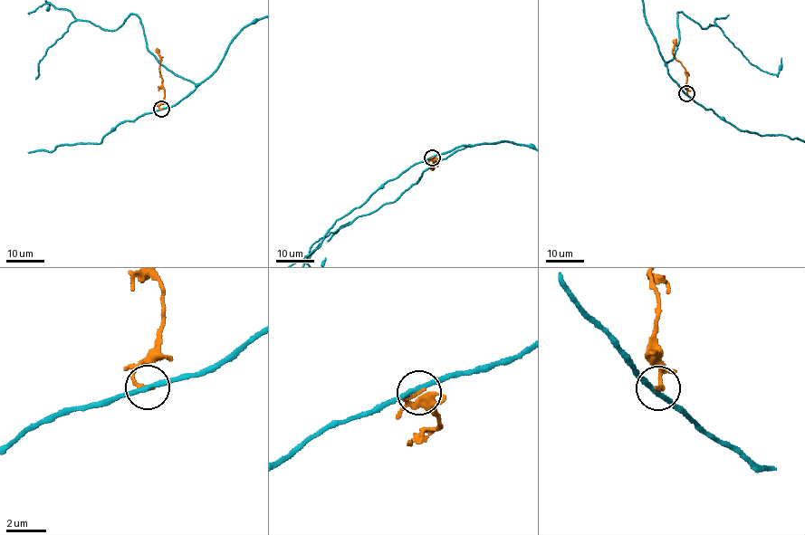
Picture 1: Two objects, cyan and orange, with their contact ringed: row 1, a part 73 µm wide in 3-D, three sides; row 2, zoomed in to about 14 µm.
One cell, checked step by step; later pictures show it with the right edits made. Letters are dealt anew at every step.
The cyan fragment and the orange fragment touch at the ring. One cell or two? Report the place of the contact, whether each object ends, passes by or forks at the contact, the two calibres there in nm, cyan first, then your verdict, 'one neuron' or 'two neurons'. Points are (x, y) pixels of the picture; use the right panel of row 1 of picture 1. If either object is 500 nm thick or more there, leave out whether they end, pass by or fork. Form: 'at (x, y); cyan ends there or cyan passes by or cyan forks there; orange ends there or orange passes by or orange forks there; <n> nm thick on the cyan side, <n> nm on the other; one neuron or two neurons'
at (686, 93); cyan passes by; orange ends there; 240 nm thick on the cyan side, 190 nm on the other; two neurons

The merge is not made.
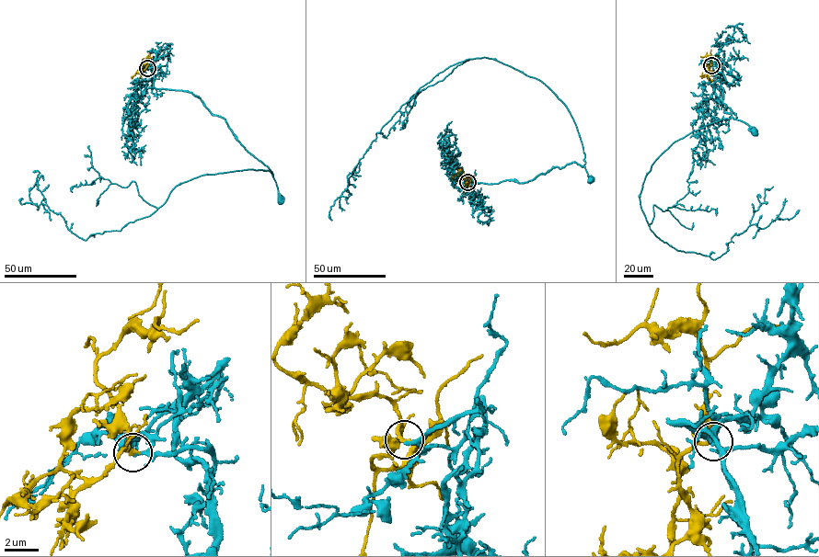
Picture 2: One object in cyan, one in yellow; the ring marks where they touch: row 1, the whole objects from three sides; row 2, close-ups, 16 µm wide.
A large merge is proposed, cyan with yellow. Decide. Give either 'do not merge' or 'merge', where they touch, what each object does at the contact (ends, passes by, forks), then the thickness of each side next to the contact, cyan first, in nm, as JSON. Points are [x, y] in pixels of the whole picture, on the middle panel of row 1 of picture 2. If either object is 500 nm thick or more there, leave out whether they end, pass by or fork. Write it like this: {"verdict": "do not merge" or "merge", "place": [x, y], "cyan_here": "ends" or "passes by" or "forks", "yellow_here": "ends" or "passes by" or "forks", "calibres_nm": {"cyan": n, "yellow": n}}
{"verdict": "merge", "place": [467, 182], "cyan_here": "passes by", "yellow_here": "ends", "calibres_nm": {"cyan": 160, "yellow": 240}}

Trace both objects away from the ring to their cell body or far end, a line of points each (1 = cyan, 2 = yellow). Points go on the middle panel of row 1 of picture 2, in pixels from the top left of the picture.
1: (467, 182), (493, 184), (510, 179), (521, 183), (575, 162), (584, 166), (591, 180)
2: (467, 182), (466, 178), (456, 175), (462, 171)

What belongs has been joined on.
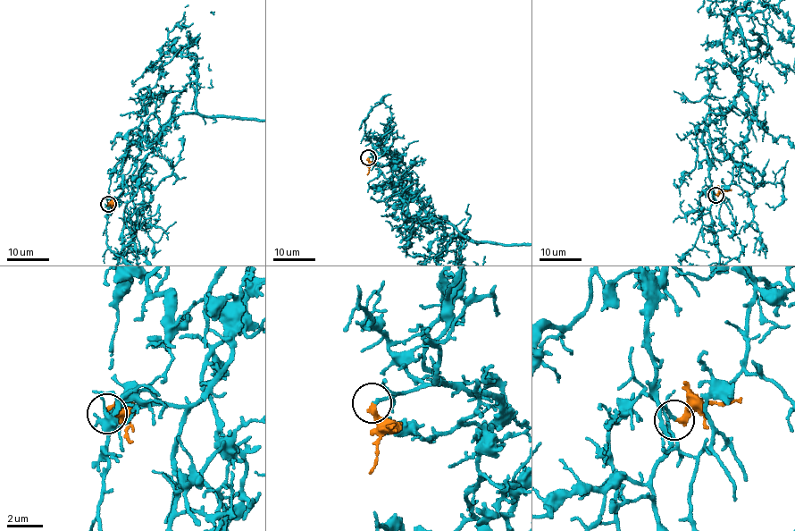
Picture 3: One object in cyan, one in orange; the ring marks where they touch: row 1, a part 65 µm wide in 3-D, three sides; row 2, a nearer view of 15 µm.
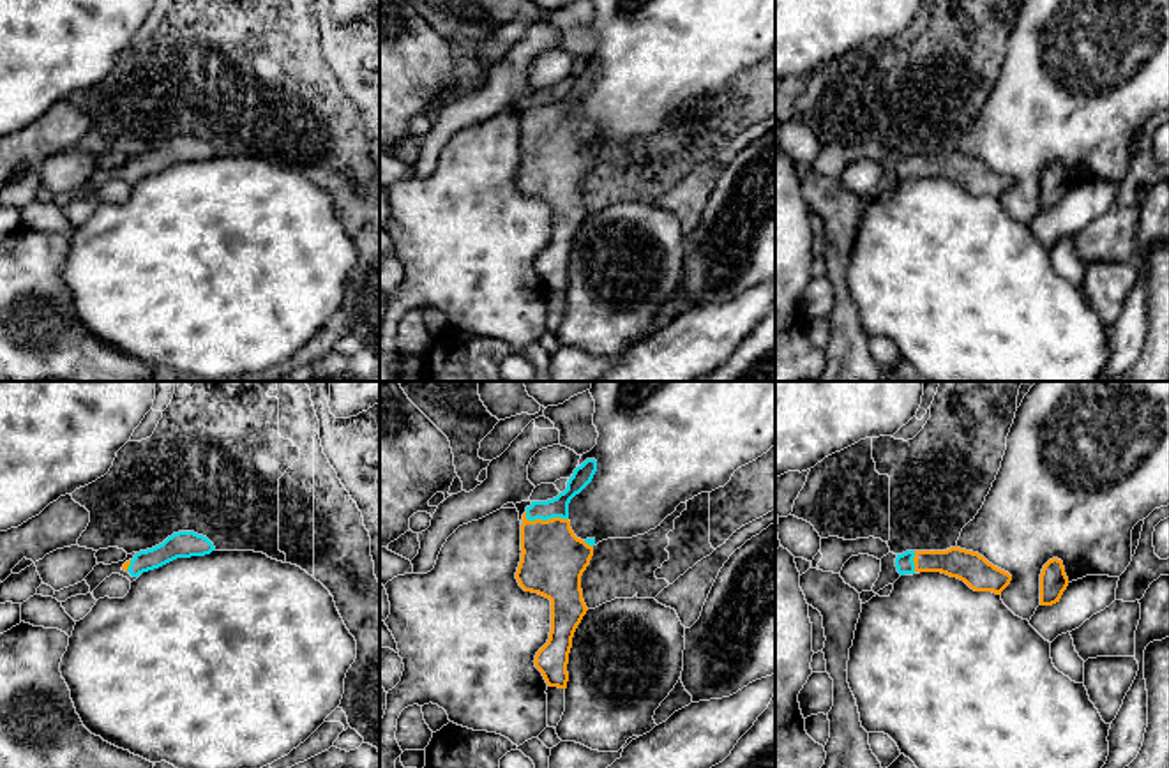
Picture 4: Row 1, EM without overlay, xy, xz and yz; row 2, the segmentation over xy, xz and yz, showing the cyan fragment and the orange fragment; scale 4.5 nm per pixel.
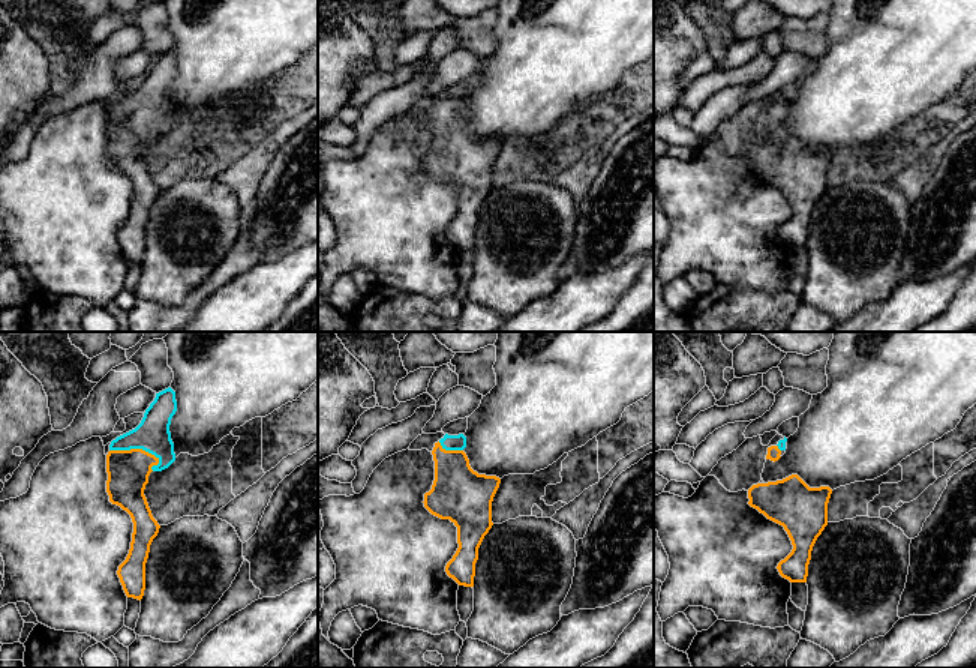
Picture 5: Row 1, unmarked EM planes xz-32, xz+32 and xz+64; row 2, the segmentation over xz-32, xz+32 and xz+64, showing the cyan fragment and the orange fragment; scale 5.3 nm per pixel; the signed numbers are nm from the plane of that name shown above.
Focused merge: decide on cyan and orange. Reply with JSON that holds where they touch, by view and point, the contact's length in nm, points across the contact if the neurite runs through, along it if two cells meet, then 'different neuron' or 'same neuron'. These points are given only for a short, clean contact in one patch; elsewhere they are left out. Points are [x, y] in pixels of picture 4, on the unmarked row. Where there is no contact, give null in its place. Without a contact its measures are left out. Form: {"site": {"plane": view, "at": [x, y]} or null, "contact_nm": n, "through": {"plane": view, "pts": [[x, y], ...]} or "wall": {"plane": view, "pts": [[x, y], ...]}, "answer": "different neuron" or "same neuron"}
{"site": {"plane": "xz", "at": [544, 124]}, "contact_nm": 200, "through": {"plane": "xz", "pts": [[558, 112], [544, 124], [553, 163]]}, "answer": "same neuron"}

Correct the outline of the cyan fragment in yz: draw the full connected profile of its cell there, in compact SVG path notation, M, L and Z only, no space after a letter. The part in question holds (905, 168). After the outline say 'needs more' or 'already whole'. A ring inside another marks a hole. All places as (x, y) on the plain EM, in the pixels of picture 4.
M961 152L947 155L906 155L897 159L895 171L901 180L915 177L941 177L964 185L975 196L1001 196L1010 189L1012 180L984 161Z; needs more

